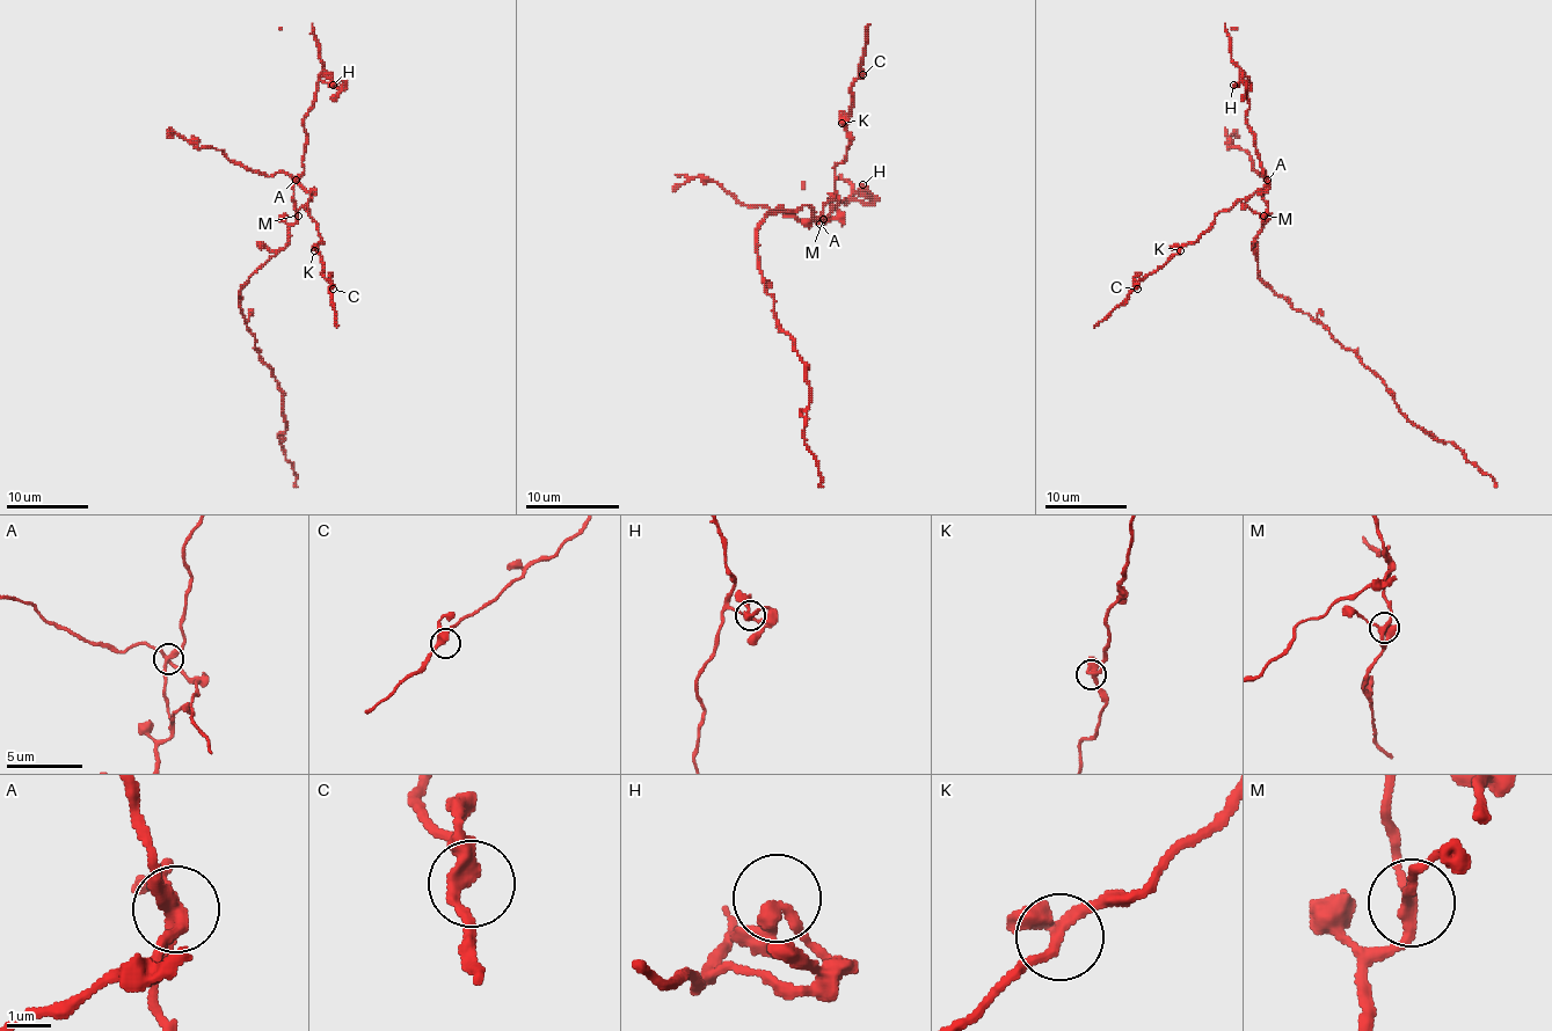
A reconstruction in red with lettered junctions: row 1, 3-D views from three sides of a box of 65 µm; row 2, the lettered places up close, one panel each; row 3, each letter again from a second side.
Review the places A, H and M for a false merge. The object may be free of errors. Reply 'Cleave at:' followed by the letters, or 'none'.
Cleave at: A

